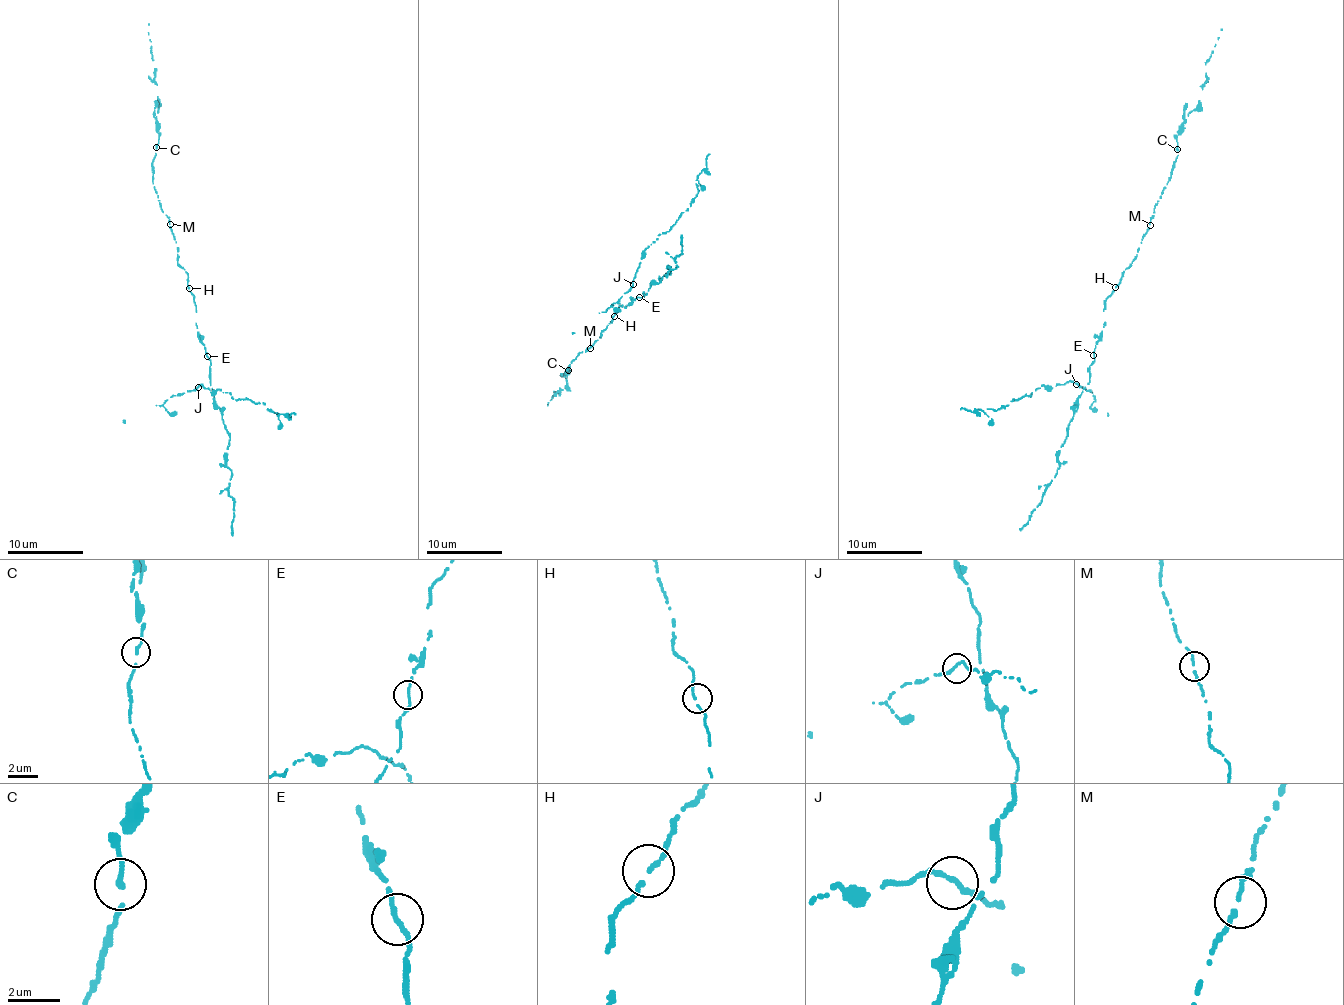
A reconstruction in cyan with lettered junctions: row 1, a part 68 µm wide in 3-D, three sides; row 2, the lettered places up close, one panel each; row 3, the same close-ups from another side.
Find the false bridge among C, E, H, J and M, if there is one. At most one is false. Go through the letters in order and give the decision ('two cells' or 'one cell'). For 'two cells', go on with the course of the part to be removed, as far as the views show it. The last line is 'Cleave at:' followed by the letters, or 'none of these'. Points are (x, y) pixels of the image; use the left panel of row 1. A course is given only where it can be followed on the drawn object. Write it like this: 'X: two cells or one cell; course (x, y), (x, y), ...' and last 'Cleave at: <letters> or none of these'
C: two cells; course (155, 148), (159, 142), (154, 117), (156, 108), (158, 109), (147, 33), (149, 23)
E: one cell
H: one cell
J: one cell
M: one cell
Cleave at: C

